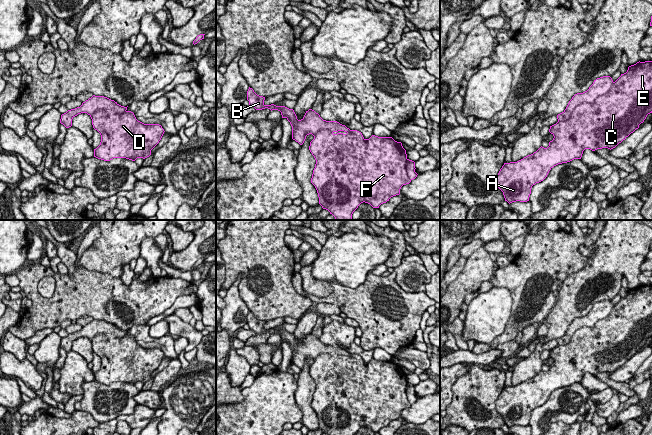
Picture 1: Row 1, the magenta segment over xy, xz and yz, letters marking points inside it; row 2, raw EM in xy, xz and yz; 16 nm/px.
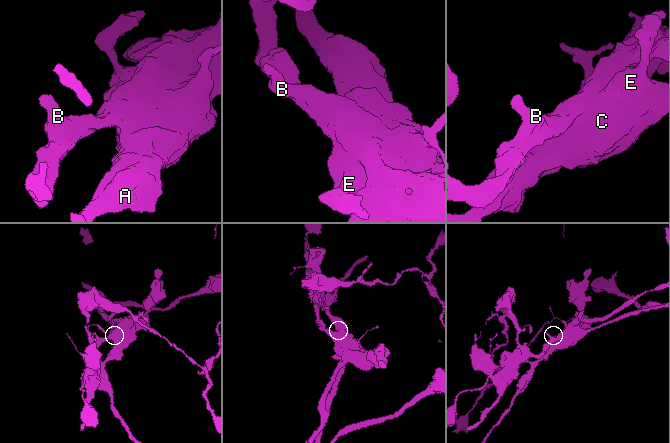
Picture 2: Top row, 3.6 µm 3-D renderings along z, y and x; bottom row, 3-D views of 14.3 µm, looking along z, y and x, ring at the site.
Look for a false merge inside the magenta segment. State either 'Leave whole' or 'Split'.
Split

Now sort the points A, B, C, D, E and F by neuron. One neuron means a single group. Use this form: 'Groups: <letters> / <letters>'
Groups: A C D E F / B

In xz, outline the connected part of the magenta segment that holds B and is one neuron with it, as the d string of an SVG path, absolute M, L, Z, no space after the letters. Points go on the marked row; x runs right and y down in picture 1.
M250 87L247 91L247 100L249 101L249 105L256 110L268 108L271 111L280 111L282 118L286 118L292 126L292 139L300 145L304 143L307 135L312 134L315 137L315 135L323 129L328 129L332 132L351 132L349 128L337 121L323 120L320 115L312 109L306 111L304 117L301 120L298 120L293 109L289 109L285 106L276 106L274 104L265 105L265 97L257 95Z

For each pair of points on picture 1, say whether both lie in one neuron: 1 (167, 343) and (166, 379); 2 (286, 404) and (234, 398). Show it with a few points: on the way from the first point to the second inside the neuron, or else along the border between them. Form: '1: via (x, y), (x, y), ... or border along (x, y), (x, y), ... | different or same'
1: border along (172, 358), (177, 359) | different
2: border along (242, 390), (244, 398), (240, 402), (226, 404) | different

